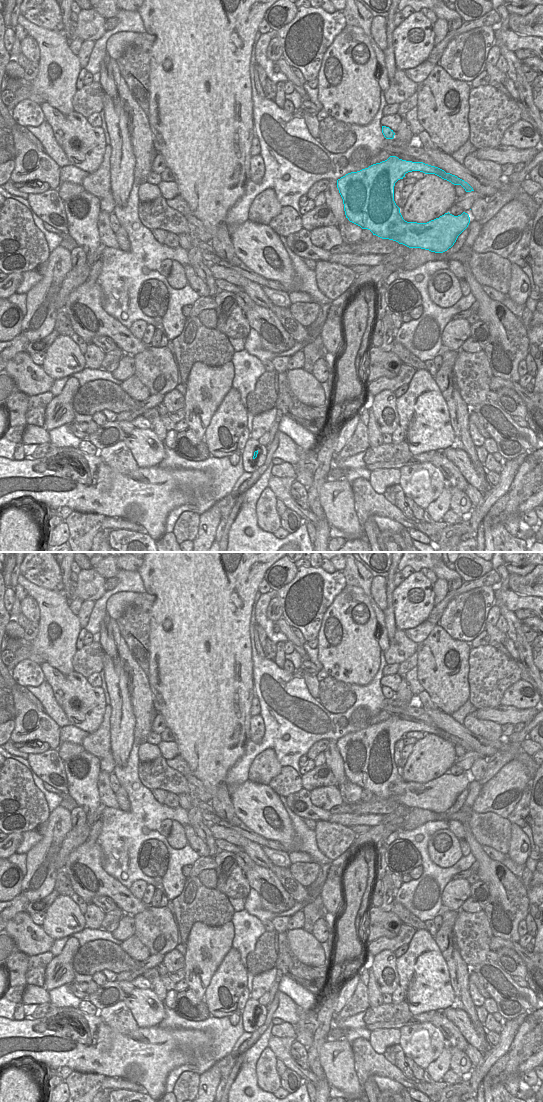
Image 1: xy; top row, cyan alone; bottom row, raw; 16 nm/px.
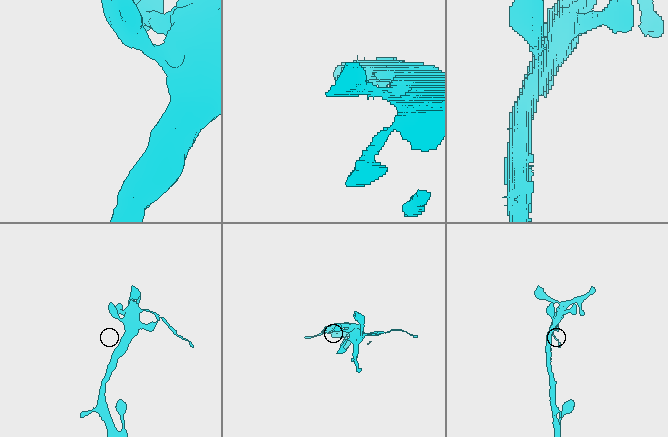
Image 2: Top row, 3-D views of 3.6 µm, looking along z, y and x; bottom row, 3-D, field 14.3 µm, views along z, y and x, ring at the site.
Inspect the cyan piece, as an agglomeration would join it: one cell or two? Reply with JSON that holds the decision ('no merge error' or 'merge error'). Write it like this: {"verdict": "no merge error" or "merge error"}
{"verdict": "merge error"}

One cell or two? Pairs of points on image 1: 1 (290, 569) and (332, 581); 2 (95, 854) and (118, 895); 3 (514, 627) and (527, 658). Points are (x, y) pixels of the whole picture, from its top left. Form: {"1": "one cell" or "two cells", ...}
{"1": "two cells", "2": "one cell", "3": "one cell"}

